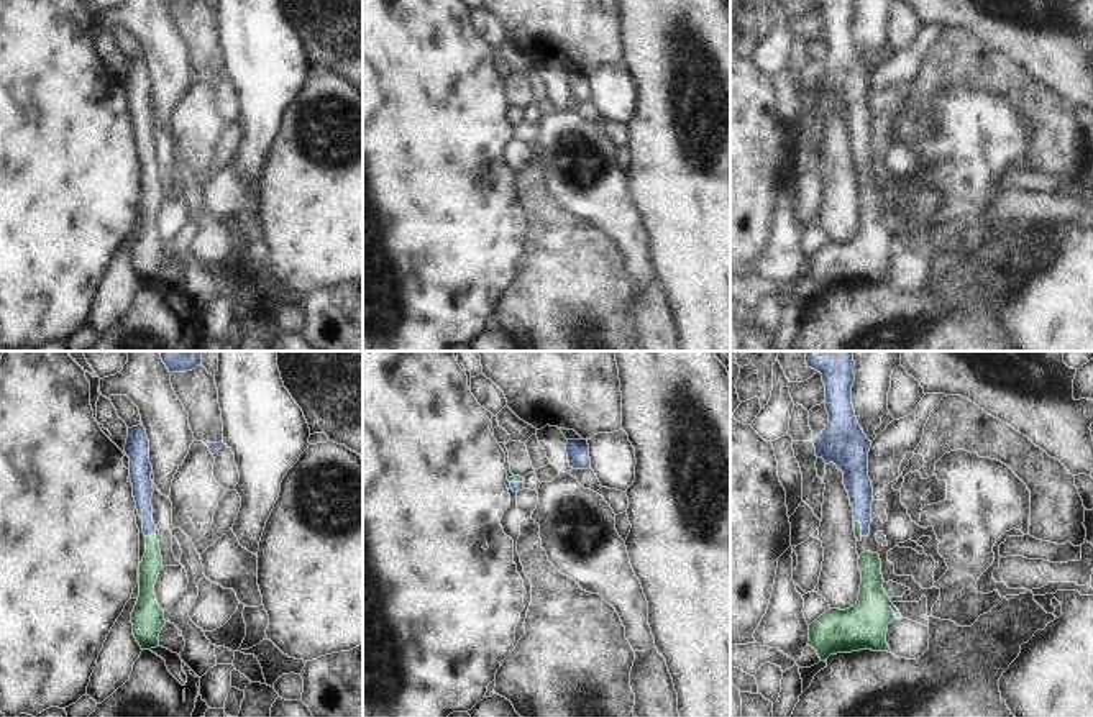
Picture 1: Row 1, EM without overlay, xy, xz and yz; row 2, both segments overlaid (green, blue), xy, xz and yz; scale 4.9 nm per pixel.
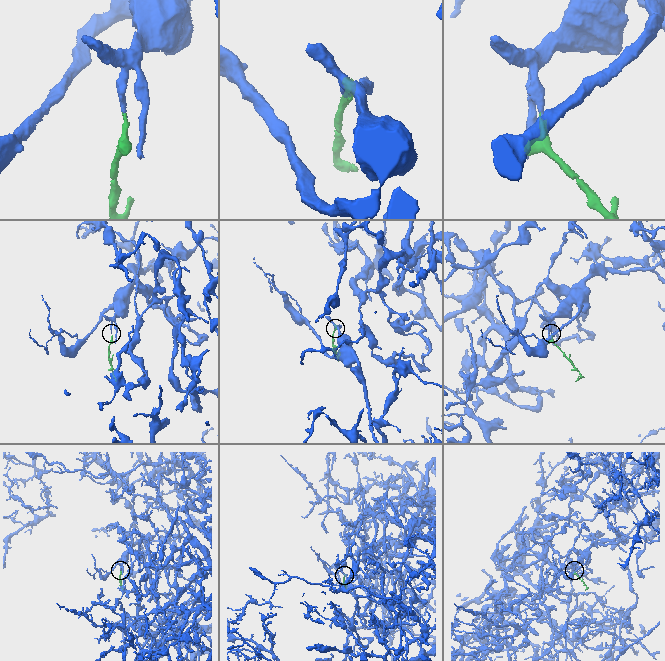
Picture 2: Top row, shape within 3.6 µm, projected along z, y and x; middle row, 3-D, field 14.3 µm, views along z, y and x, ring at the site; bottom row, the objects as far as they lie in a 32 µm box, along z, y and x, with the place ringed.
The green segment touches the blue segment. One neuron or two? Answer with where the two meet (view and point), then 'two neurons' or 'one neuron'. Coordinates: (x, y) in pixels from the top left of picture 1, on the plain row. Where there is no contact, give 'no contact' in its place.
meets green in xy at (151, 168); one neuron

